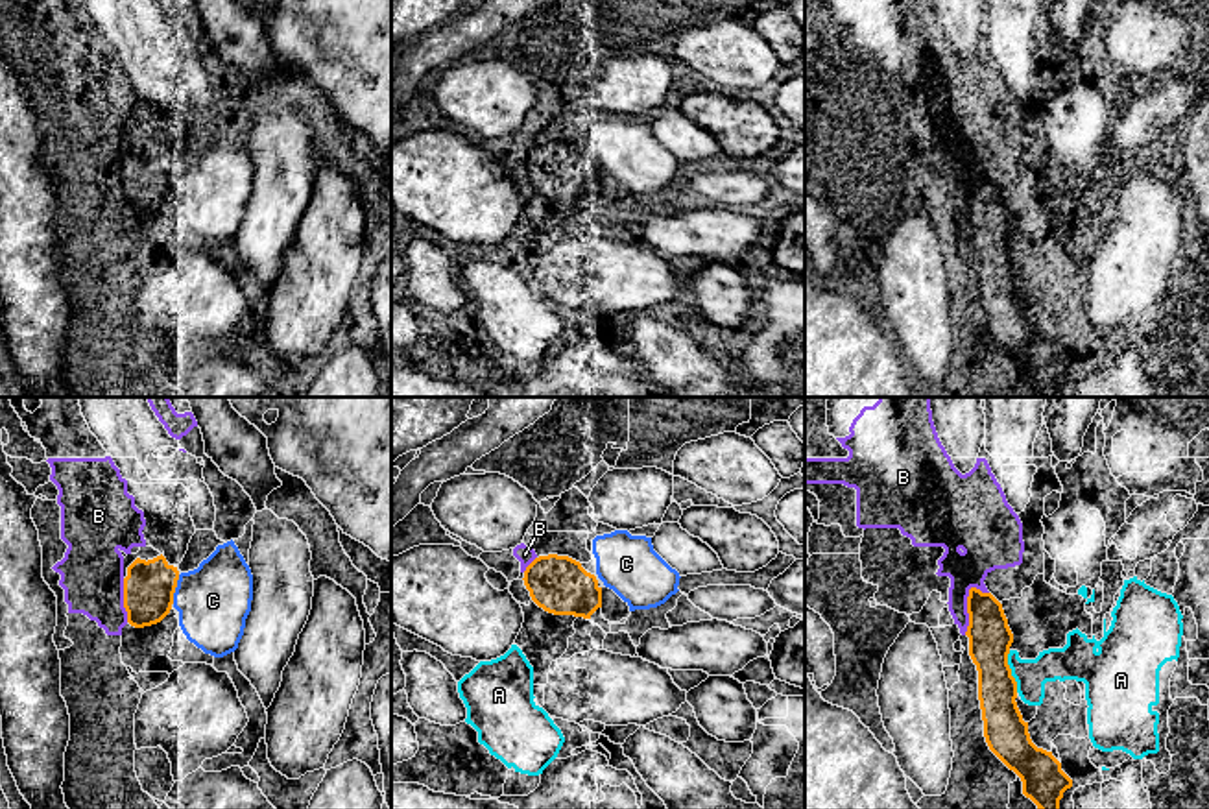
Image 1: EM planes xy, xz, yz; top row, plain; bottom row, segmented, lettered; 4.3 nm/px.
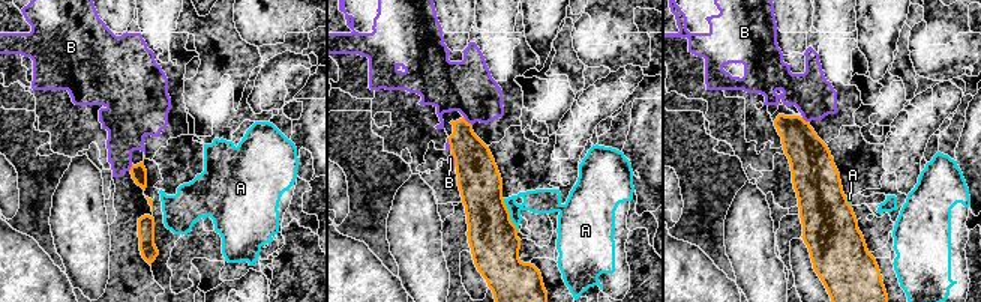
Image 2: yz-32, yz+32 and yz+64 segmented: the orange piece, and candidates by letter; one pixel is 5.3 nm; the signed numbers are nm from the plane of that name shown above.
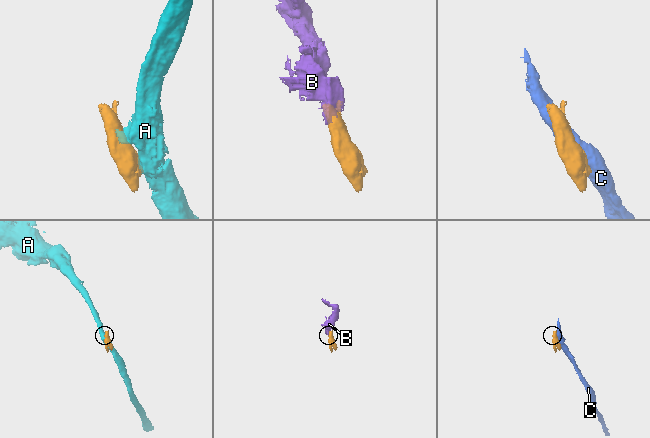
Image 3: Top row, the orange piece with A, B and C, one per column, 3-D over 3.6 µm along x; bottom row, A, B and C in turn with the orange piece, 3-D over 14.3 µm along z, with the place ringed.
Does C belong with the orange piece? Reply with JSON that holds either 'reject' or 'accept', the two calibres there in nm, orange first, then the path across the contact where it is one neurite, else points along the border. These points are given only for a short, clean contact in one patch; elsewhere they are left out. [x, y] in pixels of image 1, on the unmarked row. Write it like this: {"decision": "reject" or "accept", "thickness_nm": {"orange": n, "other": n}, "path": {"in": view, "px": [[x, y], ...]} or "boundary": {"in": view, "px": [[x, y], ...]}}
{"decision": "reject", "thickness_nm": {"orange": 220, "other": 320}}

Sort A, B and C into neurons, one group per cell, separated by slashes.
A / B / C

